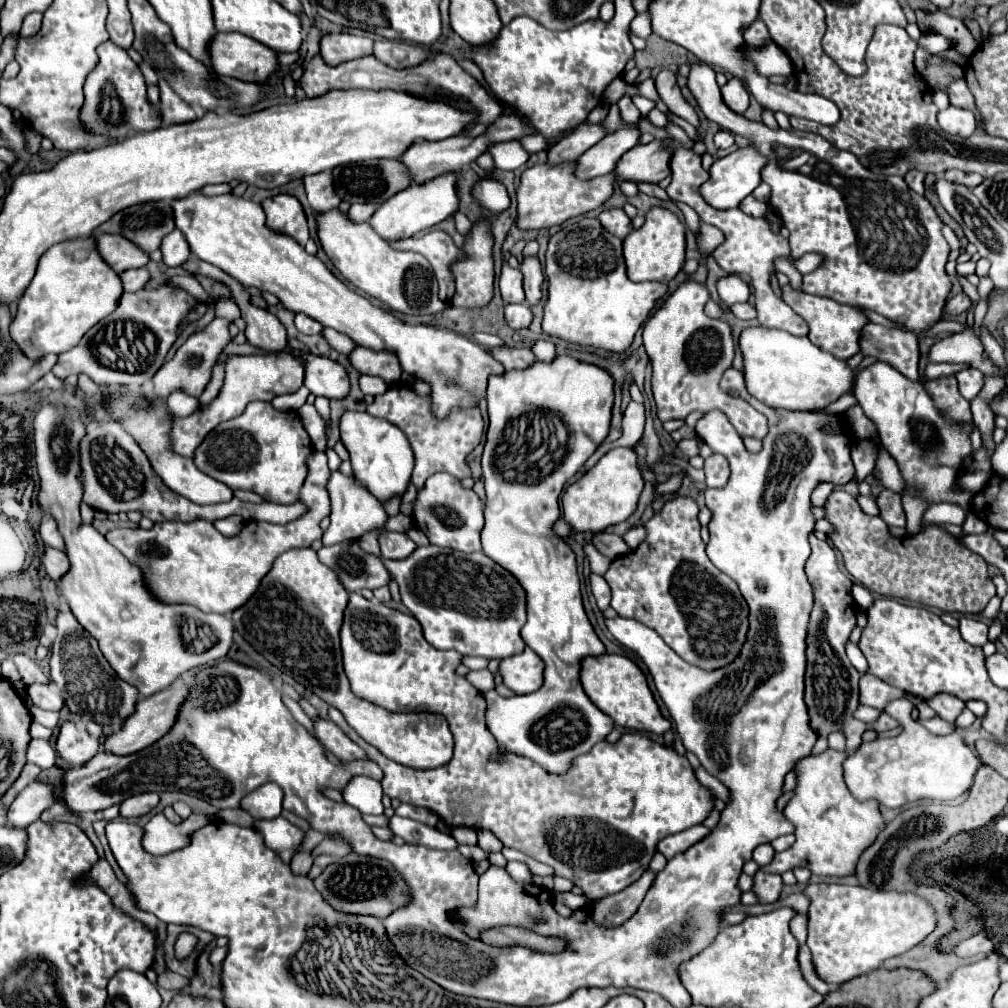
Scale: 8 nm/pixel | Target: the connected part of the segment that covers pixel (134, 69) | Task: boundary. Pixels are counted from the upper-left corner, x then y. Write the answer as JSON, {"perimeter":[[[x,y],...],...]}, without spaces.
{"perimeter":[[[111,40],[99,45],[97,54],[99,54],[99,64],[85,80],[85,106],[81,112],[81,120],[85,120],[85,128],[95,132],[97,136],[107,136],[113,142],[117,142],[117,140],[127,138],[131,132],[145,132],[145,130],[153,130],[153,128],[161,126],[159,108],[149,102],[143,74],[139,70],[139,66],[129,58],[129,54],[123,48],[113,44]]]}

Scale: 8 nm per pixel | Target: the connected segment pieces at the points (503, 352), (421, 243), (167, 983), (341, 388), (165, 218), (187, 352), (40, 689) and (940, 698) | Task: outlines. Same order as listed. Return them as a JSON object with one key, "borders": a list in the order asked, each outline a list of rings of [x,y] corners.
{"borders":[[[[497,346],[497,348],[489,348],[491,356],[495,360],[499,360],[505,370],[513,370],[513,368],[527,368],[529,364],[533,364],[535,354],[531,350],[527,352],[519,352],[519,350],[511,350],[509,346]]],[[[435,230],[435,232],[423,234],[423,236],[413,236],[413,238],[391,242],[391,246],[397,250],[421,252],[427,260],[431,260],[435,278],[439,282],[439,298],[443,302],[451,302],[451,298],[455,294],[455,284],[453,284],[451,272],[449,272],[449,264],[461,256],[461,248],[457,248],[453,244],[449,234]]],[[[167,970],[165,974],[161,974],[157,982],[159,982],[161,988],[167,988],[167,990],[183,990],[183,988],[189,986],[187,978],[183,978],[183,976],[179,976],[179,974],[171,972],[171,970]]],[[[291,350],[291,354],[301,360],[305,368],[305,380],[303,384],[315,394],[315,396],[327,396],[327,398],[345,398],[349,392],[349,378],[341,364],[313,356],[305,350]]],[[[159,200],[129,206],[117,212],[97,230],[125,236],[127,240],[133,240],[133,244],[137,244],[143,252],[153,252],[159,248],[163,236],[167,236],[173,228],[173,206],[171,202]]],[[[215,318],[215,320],[213,320],[209,326],[205,326],[203,330],[193,332],[193,334],[177,348],[175,356],[173,356],[169,362],[165,362],[165,364],[161,366],[161,370],[153,376],[153,392],[155,392],[155,396],[167,398],[171,392],[175,392],[175,390],[181,388],[181,390],[185,390],[187,394],[199,398],[201,392],[205,390],[209,378],[211,378],[211,370],[213,370],[217,358],[221,356],[223,348],[231,342],[229,328],[227,328],[227,326],[229,326],[227,320]]],[[[31,684],[31,686],[27,686],[27,694],[33,700],[33,704],[43,710],[57,712],[63,706],[61,694],[57,692],[57,688],[53,684]]],[[[937,694],[931,698],[931,708],[939,714],[939,718],[947,722],[955,722],[955,716],[963,710],[963,702],[951,694]]]]}

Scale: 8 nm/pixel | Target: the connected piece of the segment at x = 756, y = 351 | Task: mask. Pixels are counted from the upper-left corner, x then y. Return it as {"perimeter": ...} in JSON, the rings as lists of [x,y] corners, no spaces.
{"perimeter":[[[763,326],[745,328],[739,336],[739,350],[743,354],[743,376],[749,394],[771,408],[823,408],[853,386],[853,370],[829,352],[813,346],[807,336],[799,338]]]}

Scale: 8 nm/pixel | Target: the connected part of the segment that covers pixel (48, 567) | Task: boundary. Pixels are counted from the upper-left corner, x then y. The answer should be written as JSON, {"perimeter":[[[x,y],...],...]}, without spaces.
{"perimeter":[[[47,546],[45,552],[43,552],[41,562],[43,562],[45,572],[47,572],[49,578],[53,578],[53,580],[59,580],[59,578],[69,570],[69,560],[67,560],[65,552],[61,552],[61,550],[57,550],[57,548],[49,548],[49,546]]]}

